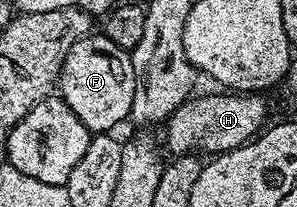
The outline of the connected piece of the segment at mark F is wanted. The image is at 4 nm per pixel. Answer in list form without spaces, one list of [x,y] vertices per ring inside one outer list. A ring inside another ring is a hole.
[[[102,33],[74,41],[60,70],[58,95],[92,133],[108,133],[132,114],[135,93],[134,65],[129,52],[122,50]]]

